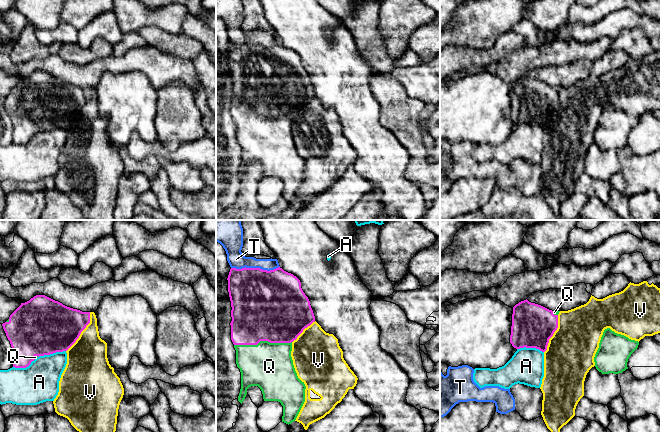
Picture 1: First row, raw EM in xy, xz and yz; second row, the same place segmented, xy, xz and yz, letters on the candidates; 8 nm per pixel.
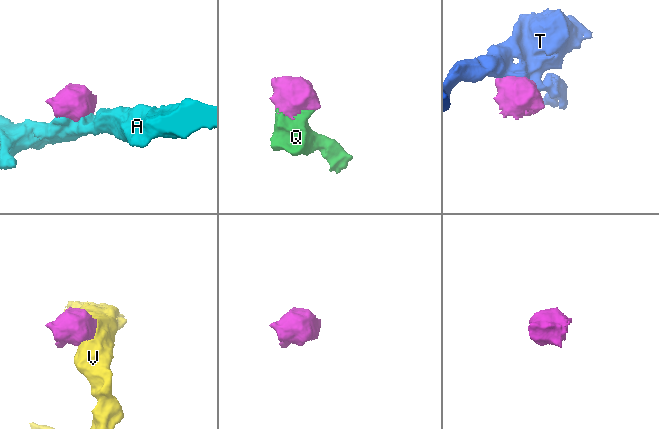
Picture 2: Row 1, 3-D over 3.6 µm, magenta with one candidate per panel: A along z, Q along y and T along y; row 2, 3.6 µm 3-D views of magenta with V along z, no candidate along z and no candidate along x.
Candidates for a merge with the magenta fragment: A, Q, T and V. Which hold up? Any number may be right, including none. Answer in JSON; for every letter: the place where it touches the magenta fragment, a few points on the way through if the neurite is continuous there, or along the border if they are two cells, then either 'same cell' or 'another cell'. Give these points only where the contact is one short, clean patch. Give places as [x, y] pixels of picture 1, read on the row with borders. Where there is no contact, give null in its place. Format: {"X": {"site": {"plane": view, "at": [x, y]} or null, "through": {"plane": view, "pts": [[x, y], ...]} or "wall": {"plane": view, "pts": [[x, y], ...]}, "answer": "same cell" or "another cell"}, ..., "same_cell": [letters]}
{"A": {"site": {"plane": "xy", "at": [51, 353]}, "answer": "another cell"}, "Q": {"site": {"plane": "xz", "at": [262, 340]}, "answer": "same cell"}, "T": {"site": {"plane": "xz", "at": [255, 268]}, "answer": "another cell"}, "V": {"site": {"plane": "xy", "at": [81, 331]}, "wall": {"plane": "xy", "pts": [[90, 312], [90, 322], [66, 351]]}, "answer": "another cell"}, "same_cell": ["Q"]}

